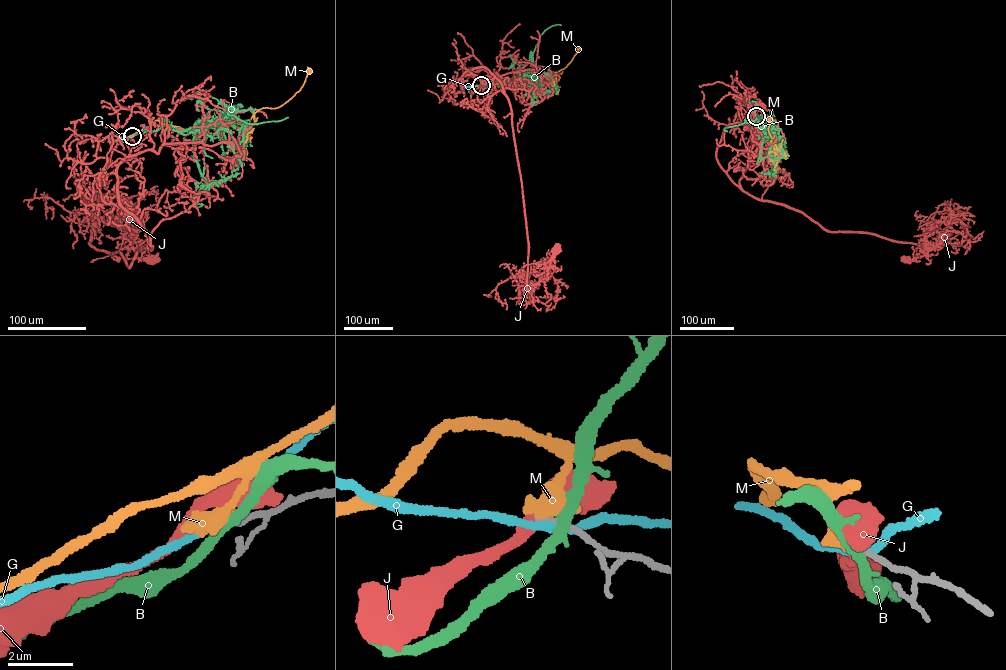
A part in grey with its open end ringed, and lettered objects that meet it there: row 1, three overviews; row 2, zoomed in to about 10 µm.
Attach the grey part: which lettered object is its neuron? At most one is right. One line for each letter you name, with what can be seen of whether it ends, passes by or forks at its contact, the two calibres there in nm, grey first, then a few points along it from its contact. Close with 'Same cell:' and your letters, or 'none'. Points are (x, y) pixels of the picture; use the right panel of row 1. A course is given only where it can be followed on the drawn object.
Same cell: none

